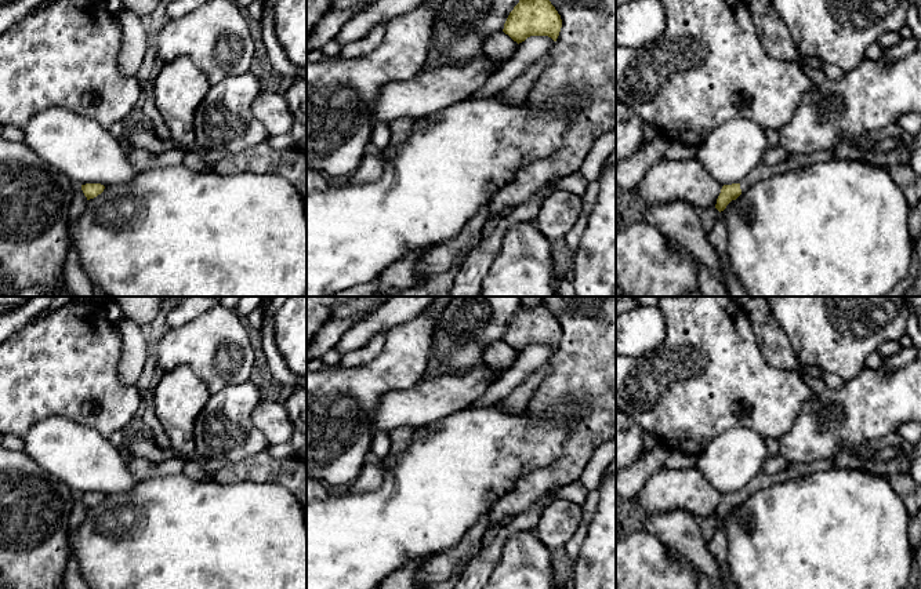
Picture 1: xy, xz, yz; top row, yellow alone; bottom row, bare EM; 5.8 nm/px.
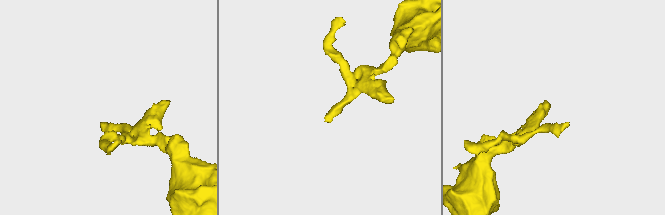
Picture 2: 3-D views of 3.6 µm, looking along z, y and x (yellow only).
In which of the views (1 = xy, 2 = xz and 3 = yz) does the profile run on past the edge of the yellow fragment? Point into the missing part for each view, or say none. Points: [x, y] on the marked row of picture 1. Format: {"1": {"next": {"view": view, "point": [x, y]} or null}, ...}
{"1": {"next": null}, "2": {"next": null}, "3": {"next": {"view": "yz", "point": [762, 171]}}}

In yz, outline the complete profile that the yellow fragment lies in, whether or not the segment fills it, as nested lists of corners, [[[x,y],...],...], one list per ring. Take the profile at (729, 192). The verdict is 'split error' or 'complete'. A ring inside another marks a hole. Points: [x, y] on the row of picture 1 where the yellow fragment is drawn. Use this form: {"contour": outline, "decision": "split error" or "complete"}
{"contour": [[[817,150],[806,154],[790,154],[779,167],[761,163],[740,183],[724,185],[715,208],[719,212],[724,211],[726,206],[732,200],[736,200],[746,189],[762,179],[770,178],[776,171],[788,172],[826,160],[837,160],[837,157],[830,150]]], "decision": "split error"}

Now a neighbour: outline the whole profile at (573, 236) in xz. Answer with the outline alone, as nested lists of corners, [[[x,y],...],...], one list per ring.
[[[581,212],[574,226],[565,236],[566,246],[572,257],[574,257],[577,252],[583,232],[587,226],[587,218],[588,215],[585,212]]]

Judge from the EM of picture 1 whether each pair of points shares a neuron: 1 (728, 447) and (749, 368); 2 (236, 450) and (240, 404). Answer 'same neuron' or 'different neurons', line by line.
1: different neurons
2: same neuron

